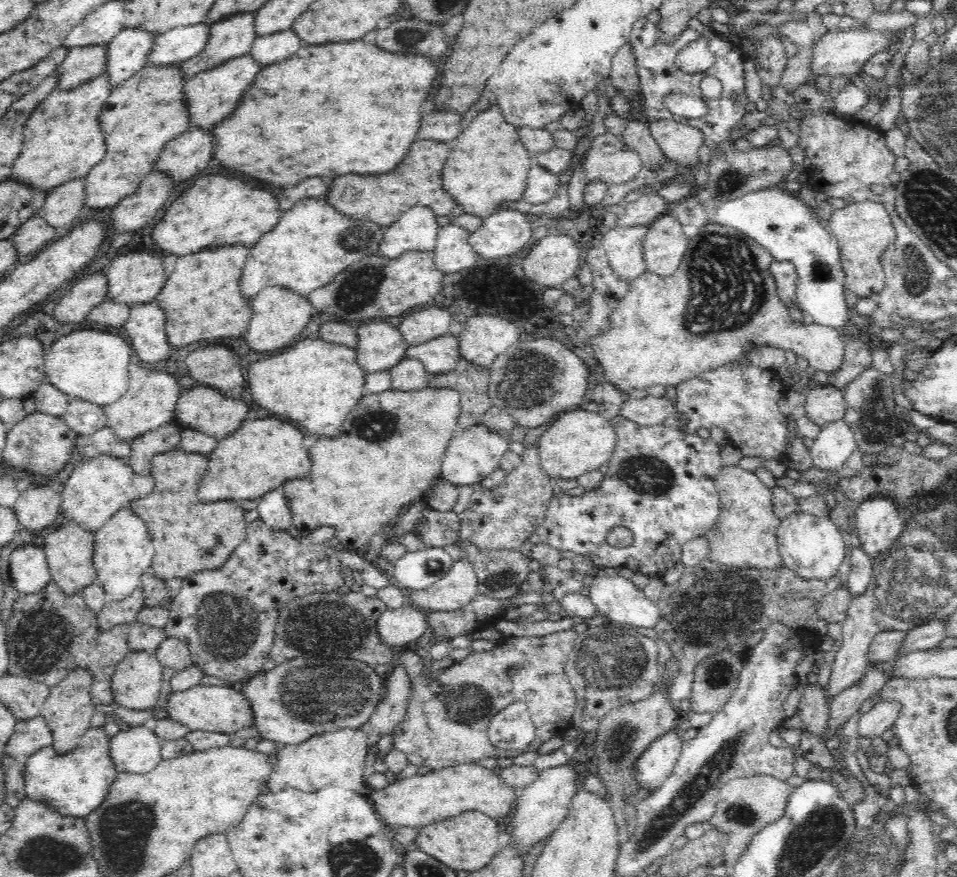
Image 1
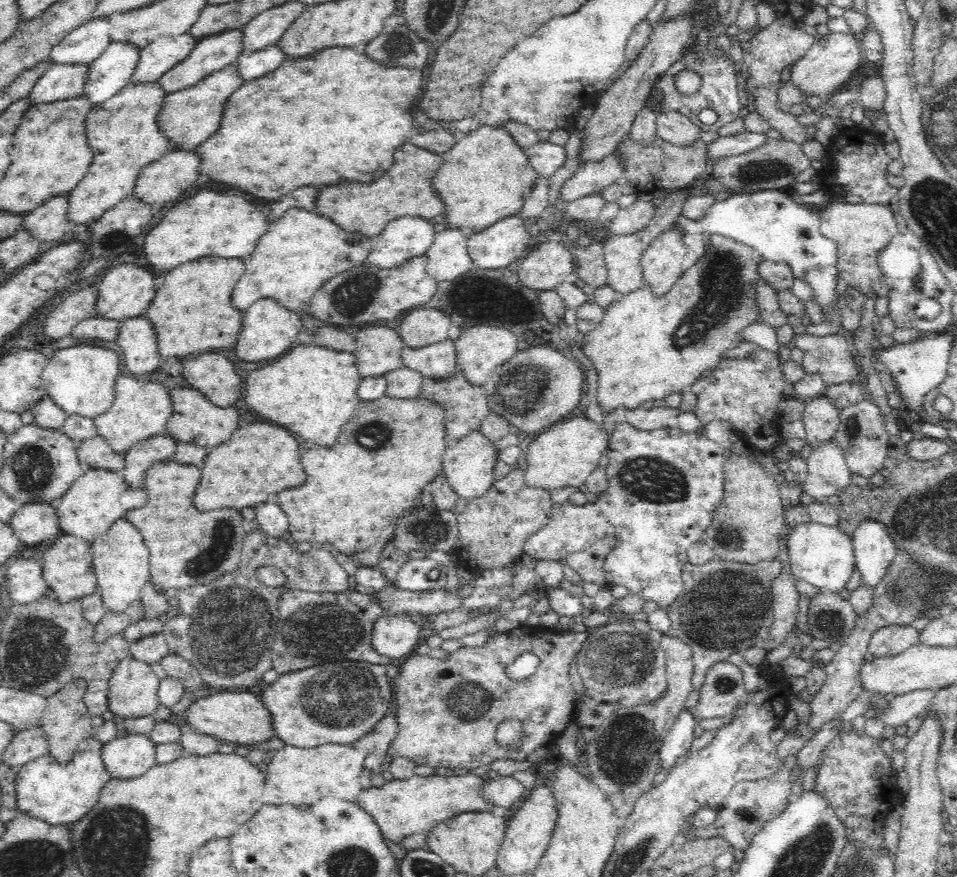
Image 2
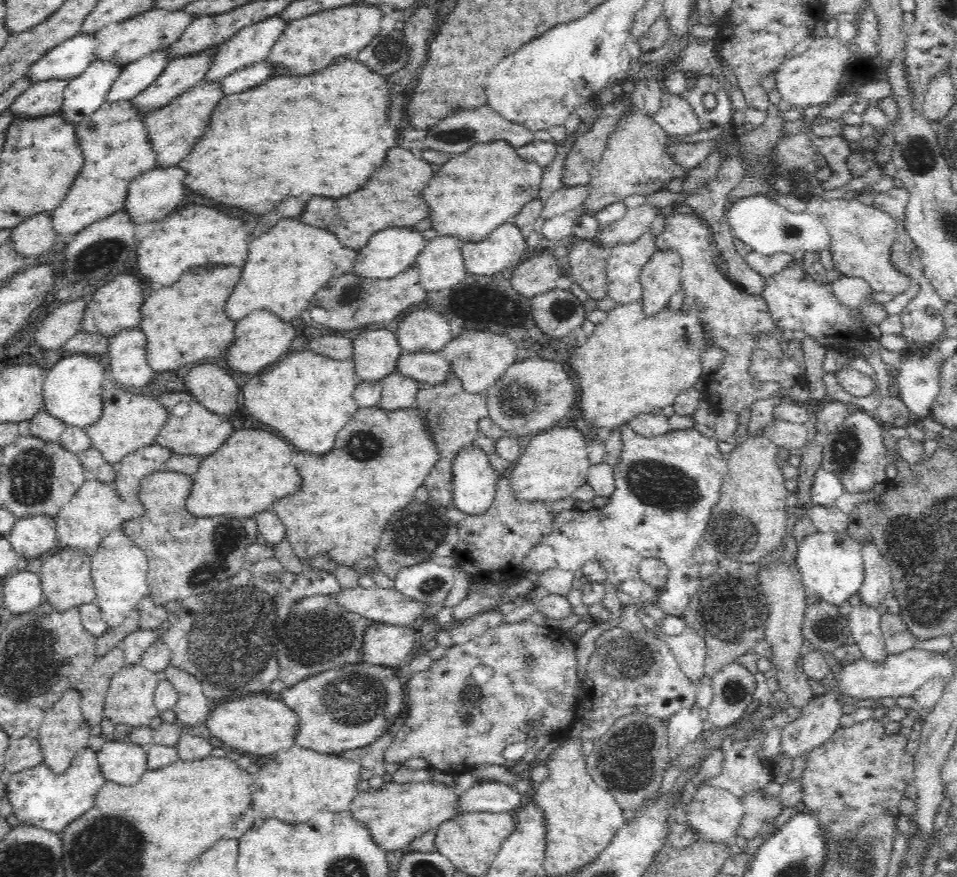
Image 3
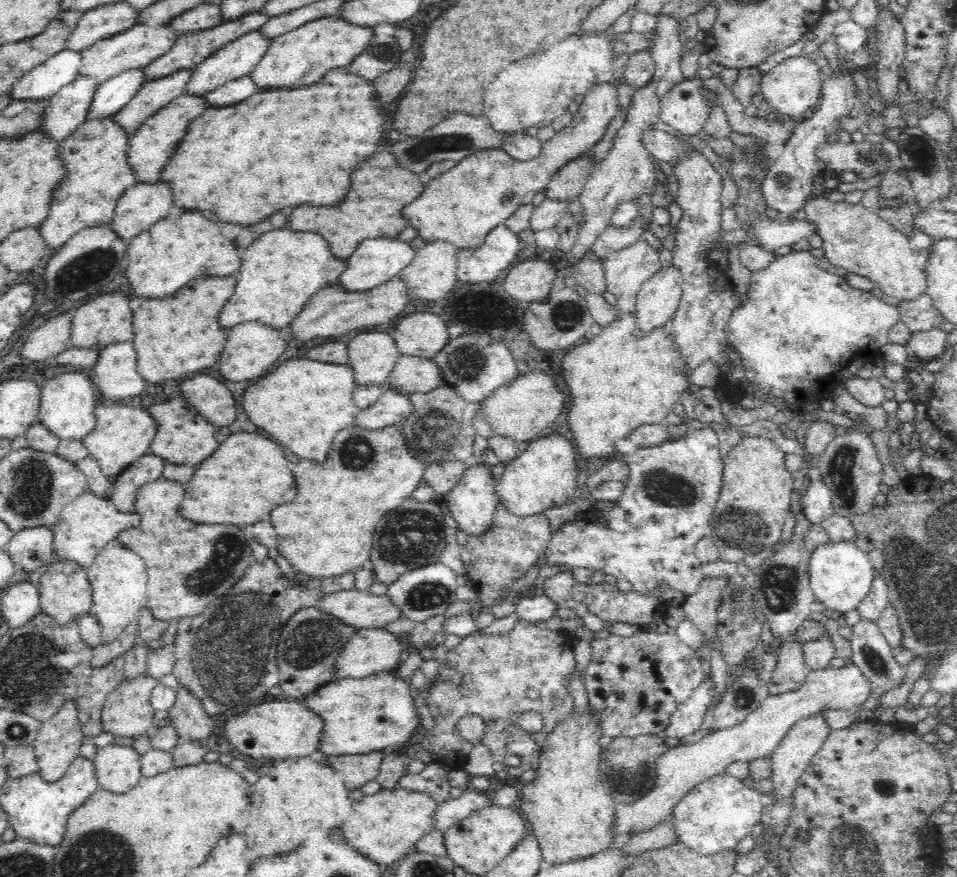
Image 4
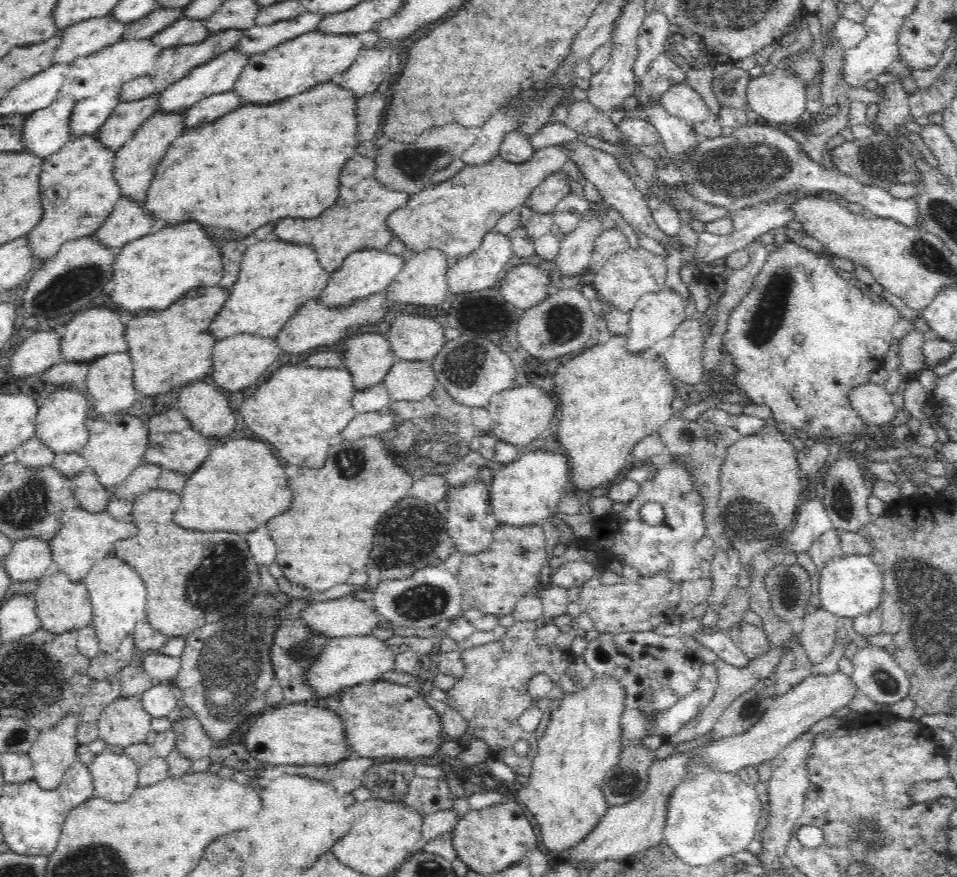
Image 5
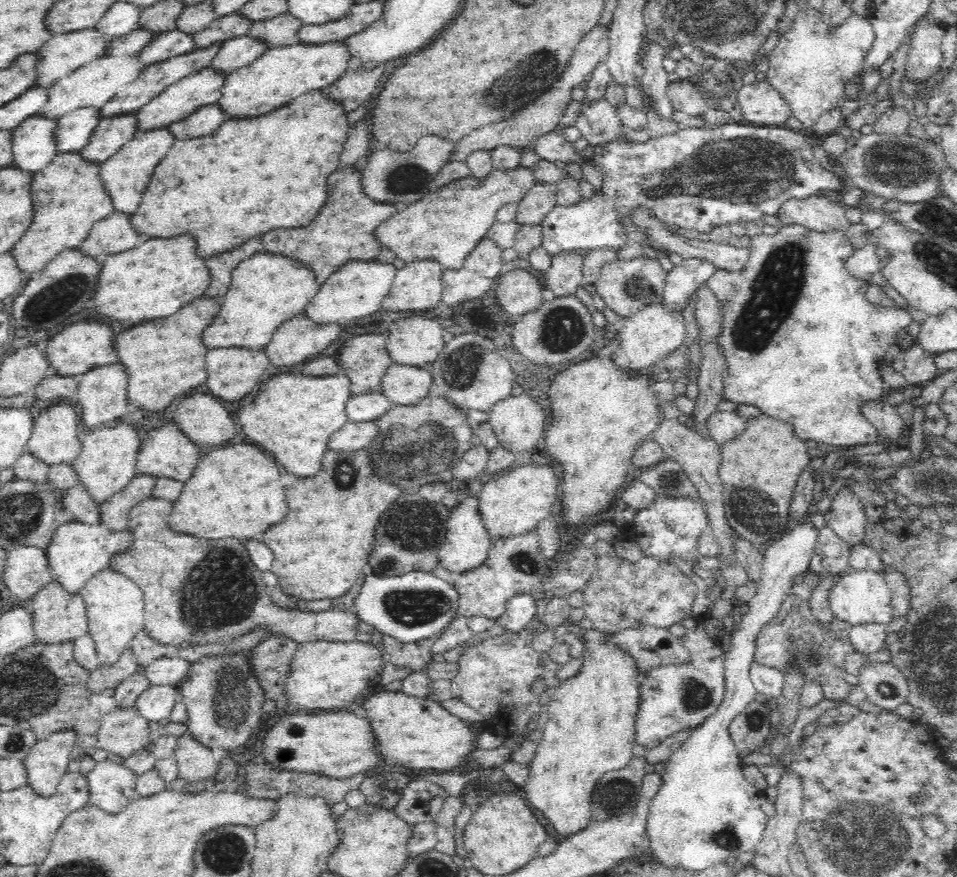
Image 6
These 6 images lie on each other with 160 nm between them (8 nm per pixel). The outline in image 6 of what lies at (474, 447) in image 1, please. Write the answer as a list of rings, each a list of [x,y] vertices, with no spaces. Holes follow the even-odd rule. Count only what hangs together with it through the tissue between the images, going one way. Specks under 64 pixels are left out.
[[[470,496],[470,498],[466,498],[466,502],[459,502],[450,512],[447,533],[438,553],[439,566],[443,566],[444,570],[448,570],[450,574],[462,575],[468,570],[482,566],[482,563],[486,562],[488,558],[491,546],[492,542],[478,512],[477,496]]]

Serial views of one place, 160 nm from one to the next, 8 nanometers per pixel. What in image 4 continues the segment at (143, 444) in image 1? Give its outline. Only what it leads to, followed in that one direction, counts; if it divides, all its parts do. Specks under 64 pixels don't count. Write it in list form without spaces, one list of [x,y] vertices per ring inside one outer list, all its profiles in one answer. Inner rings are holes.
[[[150,452],[138,458],[127,470],[113,480],[112,504],[120,512],[133,512],[140,488],[161,477],[164,460]]]

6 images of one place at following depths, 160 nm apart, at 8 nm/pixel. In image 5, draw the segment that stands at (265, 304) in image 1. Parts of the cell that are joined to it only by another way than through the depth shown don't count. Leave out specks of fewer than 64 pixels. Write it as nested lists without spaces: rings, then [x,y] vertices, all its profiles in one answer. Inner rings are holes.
[[[238,334],[233,337],[225,338],[224,340],[214,344],[214,352],[212,352],[212,378],[214,384],[218,388],[222,388],[222,392],[240,392],[244,388],[248,388],[250,384],[258,382],[258,376],[262,376],[262,372],[278,360],[278,354],[282,354],[279,346],[275,343],[274,338],[260,338],[250,334]]]

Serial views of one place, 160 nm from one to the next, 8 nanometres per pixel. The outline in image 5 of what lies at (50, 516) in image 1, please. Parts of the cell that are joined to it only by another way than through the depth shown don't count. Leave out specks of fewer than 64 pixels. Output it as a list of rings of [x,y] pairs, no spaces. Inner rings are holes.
[[[36,537],[18,540],[13,543],[2,565],[12,582],[38,580],[54,570],[51,546]]]

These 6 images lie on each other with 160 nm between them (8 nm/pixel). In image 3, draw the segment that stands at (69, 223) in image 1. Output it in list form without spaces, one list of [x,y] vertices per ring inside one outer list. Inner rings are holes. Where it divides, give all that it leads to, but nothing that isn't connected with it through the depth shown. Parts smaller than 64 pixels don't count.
[[[50,212],[34,214],[12,229],[9,241],[14,252],[31,264],[33,259],[50,250],[56,239]]]

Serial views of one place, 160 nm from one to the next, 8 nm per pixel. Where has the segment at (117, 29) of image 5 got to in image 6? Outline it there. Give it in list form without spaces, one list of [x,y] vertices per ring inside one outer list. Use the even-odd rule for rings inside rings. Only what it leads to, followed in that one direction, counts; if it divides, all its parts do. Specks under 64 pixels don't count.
[[[95,28],[78,30],[78,32],[66,34],[53,34],[50,40],[37,51],[37,69],[35,70],[33,86],[37,88],[50,88],[60,78],[70,76],[75,70],[90,62],[105,56],[105,48],[108,43]]]

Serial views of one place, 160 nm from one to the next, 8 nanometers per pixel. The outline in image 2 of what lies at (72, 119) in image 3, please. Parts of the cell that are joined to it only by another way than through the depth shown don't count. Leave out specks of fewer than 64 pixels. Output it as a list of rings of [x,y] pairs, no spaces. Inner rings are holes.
[[[111,42],[87,70],[82,96],[94,107],[118,94],[135,73],[139,52],[130,44]]]

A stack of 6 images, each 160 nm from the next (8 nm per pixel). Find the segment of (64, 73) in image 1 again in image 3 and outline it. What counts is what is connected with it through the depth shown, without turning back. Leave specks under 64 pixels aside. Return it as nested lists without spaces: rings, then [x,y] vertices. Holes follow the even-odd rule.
[[[46,80],[28,85],[7,111],[13,116],[13,120],[52,116],[61,108],[67,82],[68,80]]]

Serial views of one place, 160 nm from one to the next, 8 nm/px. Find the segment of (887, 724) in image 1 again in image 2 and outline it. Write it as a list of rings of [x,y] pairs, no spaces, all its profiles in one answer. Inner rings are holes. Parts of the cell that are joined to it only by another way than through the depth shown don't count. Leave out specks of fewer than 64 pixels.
[[[914,690],[904,695],[898,695],[890,702],[891,708],[876,720],[886,722],[888,726],[900,726],[906,724],[914,717],[925,716],[929,709],[933,708],[938,690]]]

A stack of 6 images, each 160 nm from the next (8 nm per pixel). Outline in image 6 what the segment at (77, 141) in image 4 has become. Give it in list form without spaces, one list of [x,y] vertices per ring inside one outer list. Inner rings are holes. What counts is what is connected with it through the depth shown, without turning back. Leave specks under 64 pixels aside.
[[[79,153],[57,154],[45,170],[32,177],[30,199],[32,219],[30,227],[11,252],[15,265],[27,277],[40,272],[58,254],[77,248],[86,241],[94,223],[110,216],[113,206],[103,190],[98,172],[100,165],[88,163]]]

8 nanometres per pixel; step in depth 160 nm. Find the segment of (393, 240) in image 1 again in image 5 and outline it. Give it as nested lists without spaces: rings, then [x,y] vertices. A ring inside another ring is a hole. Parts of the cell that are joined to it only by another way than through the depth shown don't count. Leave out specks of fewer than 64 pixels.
[[[368,250],[349,254],[342,266],[338,267],[328,279],[319,301],[326,309],[348,309],[387,290],[394,277],[402,270],[405,260],[401,255],[386,251]]]

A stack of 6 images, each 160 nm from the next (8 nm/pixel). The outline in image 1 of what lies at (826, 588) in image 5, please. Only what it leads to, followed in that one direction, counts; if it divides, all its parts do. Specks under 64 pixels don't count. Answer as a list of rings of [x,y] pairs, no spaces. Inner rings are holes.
[[[806,514],[791,515],[781,522],[778,530],[778,544],[783,564],[803,579],[826,580],[838,576],[840,564],[849,549],[848,540],[829,517],[820,518]]]

